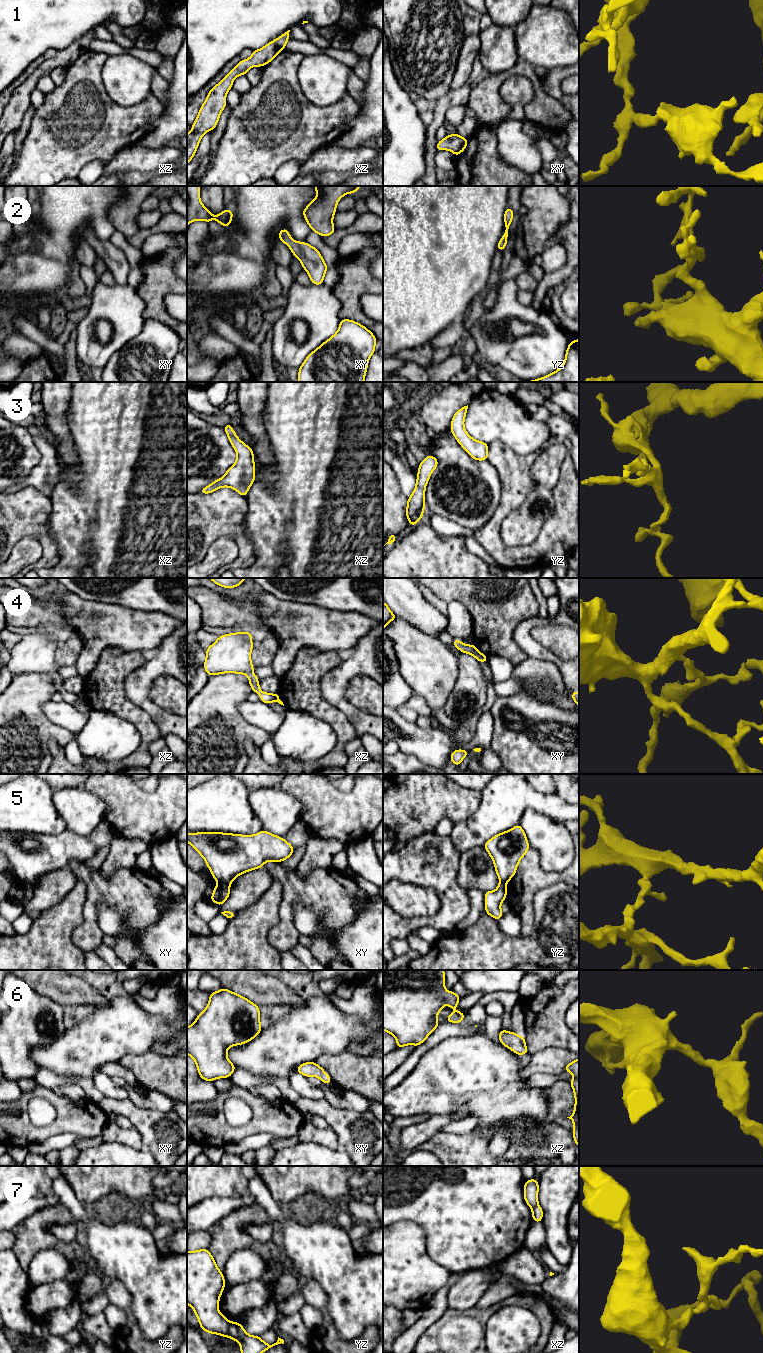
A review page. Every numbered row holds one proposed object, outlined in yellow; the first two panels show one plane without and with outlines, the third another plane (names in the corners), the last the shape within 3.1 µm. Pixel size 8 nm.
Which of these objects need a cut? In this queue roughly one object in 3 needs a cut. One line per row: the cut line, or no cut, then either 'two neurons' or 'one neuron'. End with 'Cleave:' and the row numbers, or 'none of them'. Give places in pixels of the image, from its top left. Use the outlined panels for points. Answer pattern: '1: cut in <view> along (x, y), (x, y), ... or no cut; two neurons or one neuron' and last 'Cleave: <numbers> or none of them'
1: no cut; one neuron
2: no cut; one neuron
3: no cut; one neuron
4: no cut; one neuron
5: cut in xy along (218, 882), (224, 882), (228, 885); two neurons
6: no cut; one neuron
7: cut in yz along (229, 1322), (228, 1336); two neurons
Cleave: 5, 7

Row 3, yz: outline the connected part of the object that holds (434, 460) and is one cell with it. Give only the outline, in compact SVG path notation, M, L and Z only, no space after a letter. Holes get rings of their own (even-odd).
M428 455L420 464L416 480L415 489L408 497L406 516L409 526L414 526L422 519L425 510L425 488L433 470L438 466L438 460L432 455Z

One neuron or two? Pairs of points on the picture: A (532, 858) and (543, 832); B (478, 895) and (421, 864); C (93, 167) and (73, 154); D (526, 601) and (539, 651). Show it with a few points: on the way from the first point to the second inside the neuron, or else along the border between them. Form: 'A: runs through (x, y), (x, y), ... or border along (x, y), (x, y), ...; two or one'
A: border along (530, 847), (537, 852), (538, 864), (544, 871); two
B: border along (467, 890), (469, 898), (468, 914); two
C: border along (106, 163), (100, 160), (92, 160), (78, 175); two
D: border along (537, 615), (523, 619), (517, 625), (513, 634); two

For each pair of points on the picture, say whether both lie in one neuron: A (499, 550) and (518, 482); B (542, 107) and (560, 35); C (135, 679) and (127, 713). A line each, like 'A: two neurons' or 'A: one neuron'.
A: one neuron
B: two neurons
C: two neurons

